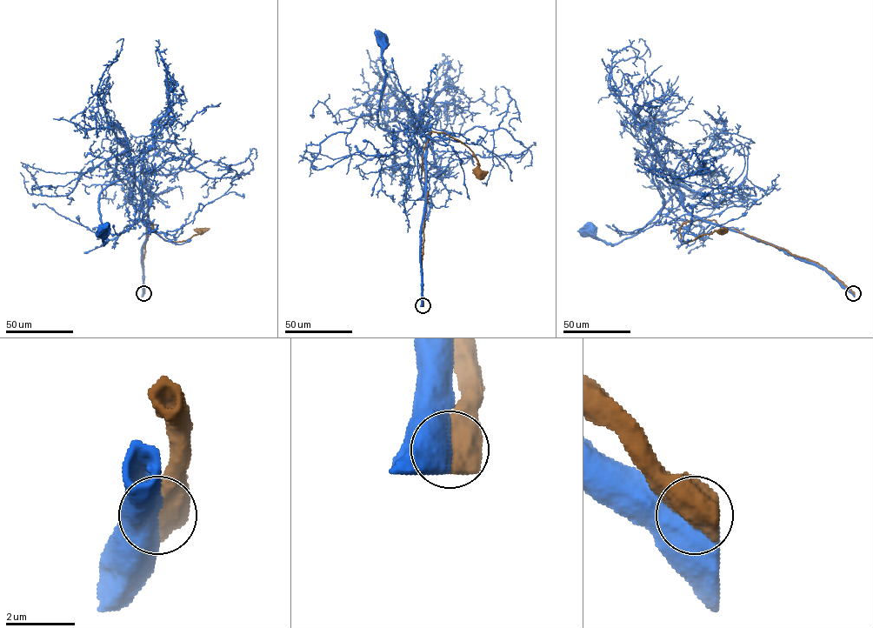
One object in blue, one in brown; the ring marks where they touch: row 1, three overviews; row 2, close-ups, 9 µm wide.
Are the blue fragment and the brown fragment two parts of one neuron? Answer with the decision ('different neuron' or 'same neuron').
different neuron

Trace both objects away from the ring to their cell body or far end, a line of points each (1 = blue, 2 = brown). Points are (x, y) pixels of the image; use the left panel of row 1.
1: (143, 293), (142, 247), (151, 194), (133, 177), (110, 183), (99, 199), (104, 243), (107, 228), (103, 227)
2: (143, 293), (143, 261), (148, 231), (143, 219), (150, 222), (153, 230), (167, 240), (185, 241), (201, 232)

